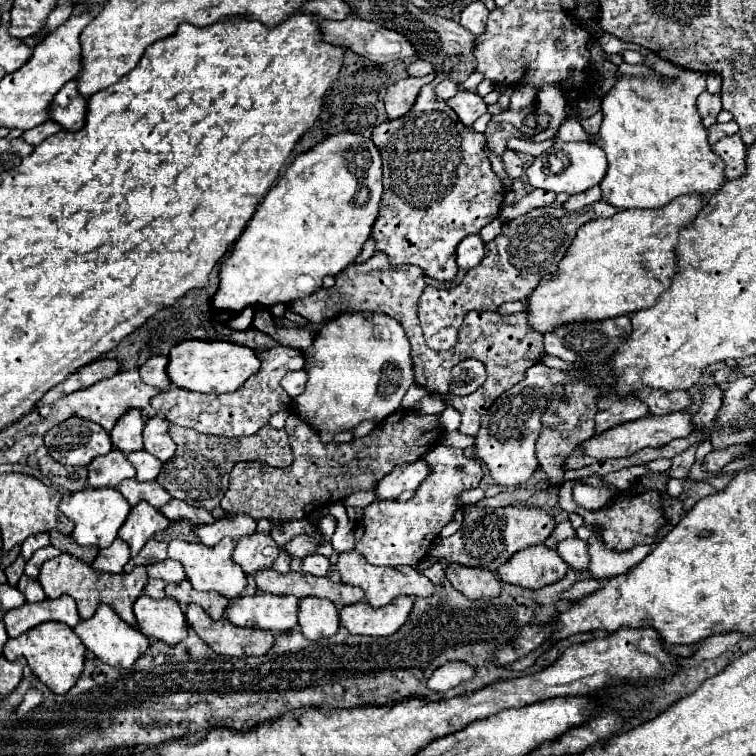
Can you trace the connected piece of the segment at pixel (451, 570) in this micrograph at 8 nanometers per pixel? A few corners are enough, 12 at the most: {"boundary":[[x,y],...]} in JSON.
{"boundary":[[450,564],[446,576],[468,600],[500,596],[492,572]]}

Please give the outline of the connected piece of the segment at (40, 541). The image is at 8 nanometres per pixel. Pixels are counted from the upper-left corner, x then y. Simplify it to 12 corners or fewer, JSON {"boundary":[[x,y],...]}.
{"boundary":[[48,534],[24,540],[22,556],[30,560],[36,550],[50,546]]}

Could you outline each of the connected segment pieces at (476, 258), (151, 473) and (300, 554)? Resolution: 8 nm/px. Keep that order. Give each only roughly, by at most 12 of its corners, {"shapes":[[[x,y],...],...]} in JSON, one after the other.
{"shapes":[[[478,234],[458,244],[458,268],[470,270],[484,258]],[[146,450],[128,454],[138,482],[156,480],[162,462]],[[302,534],[284,544],[292,558],[316,552],[316,544]]]}

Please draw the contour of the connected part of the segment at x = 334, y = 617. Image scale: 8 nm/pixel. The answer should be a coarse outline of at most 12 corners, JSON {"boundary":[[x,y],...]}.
{"boundary":[[302,598],[300,630],[308,640],[338,632],[338,608],[324,598]]}

